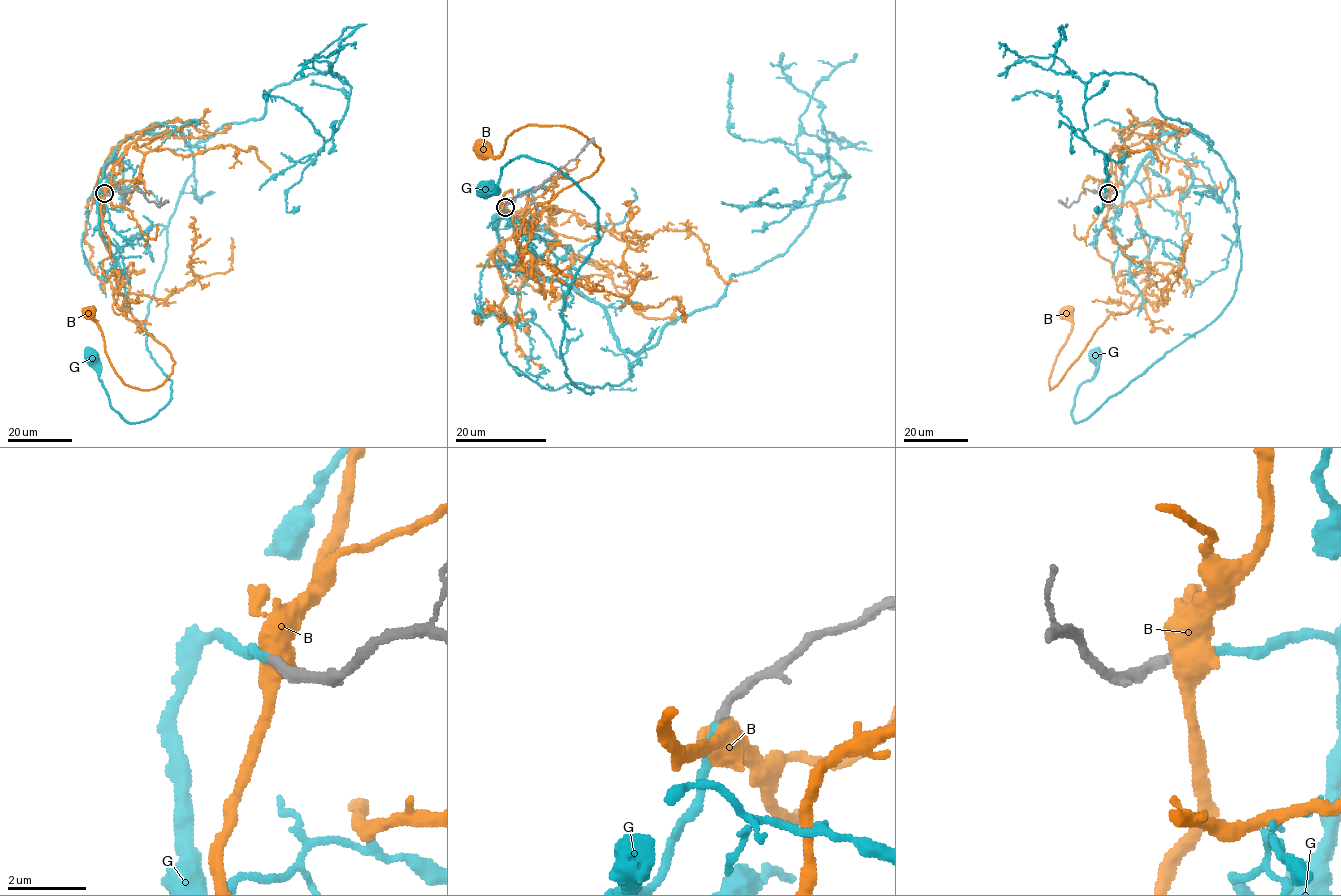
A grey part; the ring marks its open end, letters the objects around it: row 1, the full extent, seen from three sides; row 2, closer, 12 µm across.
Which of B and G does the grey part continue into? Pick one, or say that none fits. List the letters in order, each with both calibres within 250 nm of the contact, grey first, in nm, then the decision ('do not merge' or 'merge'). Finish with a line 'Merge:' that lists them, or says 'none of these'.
B: calibres 260 and 440 nm; do not merge
G: calibres 240 and 200 nm; merge
Merge: G

